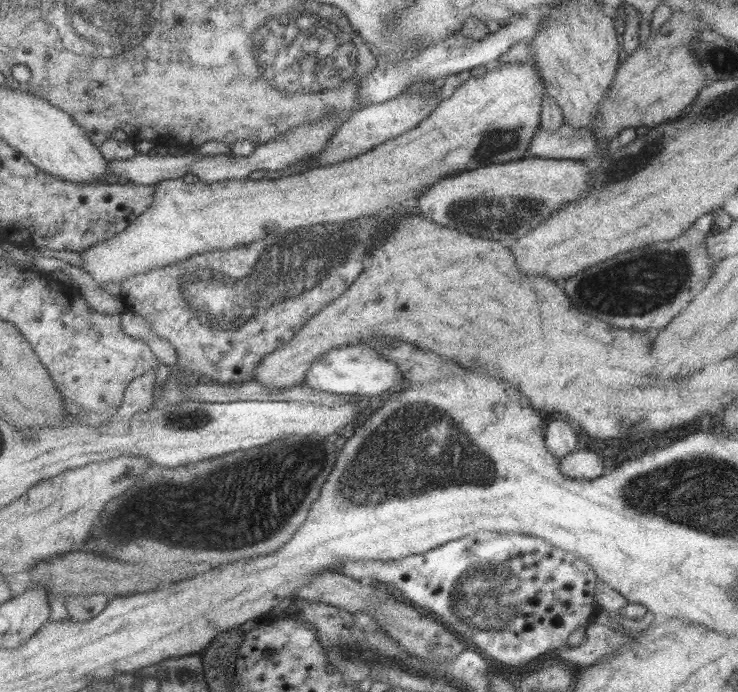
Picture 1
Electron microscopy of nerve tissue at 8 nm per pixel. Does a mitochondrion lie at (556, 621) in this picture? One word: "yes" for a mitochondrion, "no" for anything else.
no

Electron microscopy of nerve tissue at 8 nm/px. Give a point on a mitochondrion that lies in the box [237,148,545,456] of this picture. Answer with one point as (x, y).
(297, 261)

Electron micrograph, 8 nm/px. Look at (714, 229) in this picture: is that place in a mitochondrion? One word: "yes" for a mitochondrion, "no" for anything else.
no

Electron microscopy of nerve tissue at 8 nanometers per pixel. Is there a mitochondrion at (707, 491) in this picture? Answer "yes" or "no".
yes

